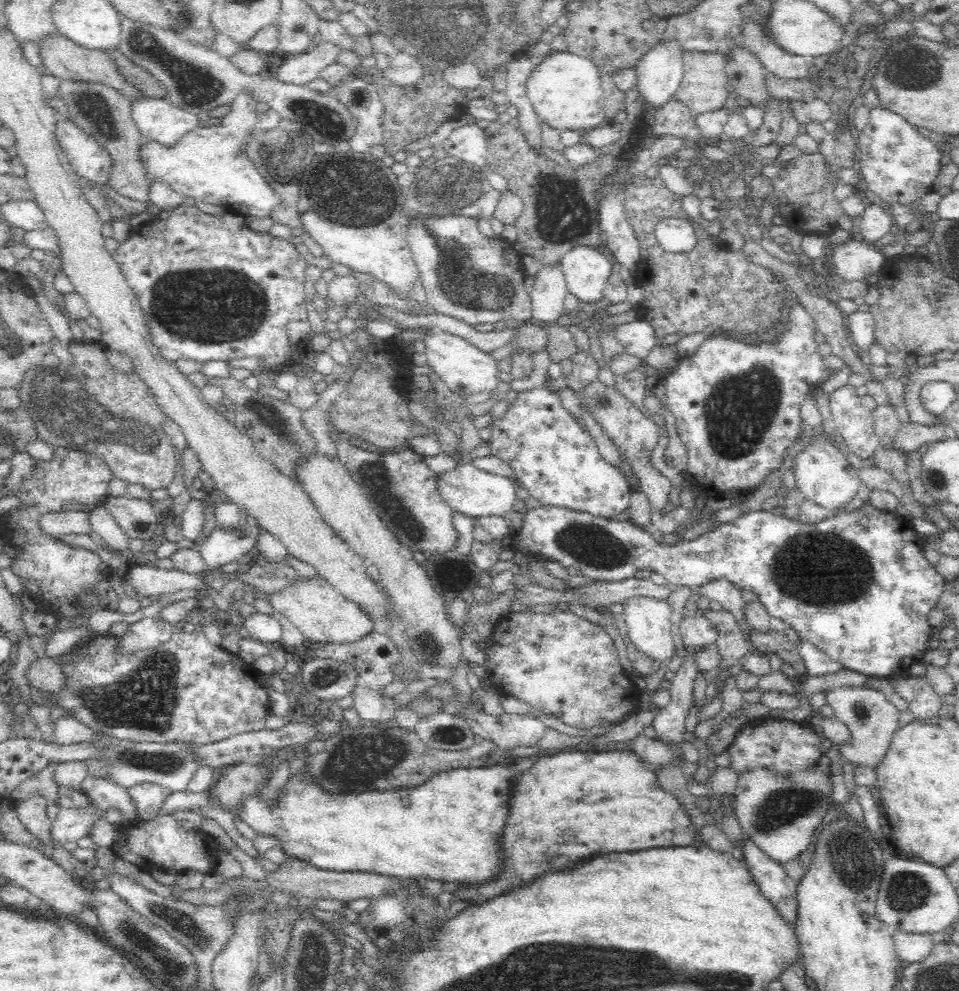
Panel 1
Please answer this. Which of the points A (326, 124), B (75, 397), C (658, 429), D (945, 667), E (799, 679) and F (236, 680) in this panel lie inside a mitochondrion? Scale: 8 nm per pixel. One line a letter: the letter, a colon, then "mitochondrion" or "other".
A: mitochondrion
B: mitochondrion
C: other
D: other
E: other
F: other

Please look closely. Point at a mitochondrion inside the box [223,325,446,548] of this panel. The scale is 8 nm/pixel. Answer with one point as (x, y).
(375, 475)

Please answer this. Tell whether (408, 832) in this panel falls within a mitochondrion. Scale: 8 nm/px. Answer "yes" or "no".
no

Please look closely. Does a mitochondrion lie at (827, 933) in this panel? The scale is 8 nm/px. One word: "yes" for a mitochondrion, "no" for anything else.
no

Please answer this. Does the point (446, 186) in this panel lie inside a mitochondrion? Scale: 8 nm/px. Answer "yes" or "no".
yes

